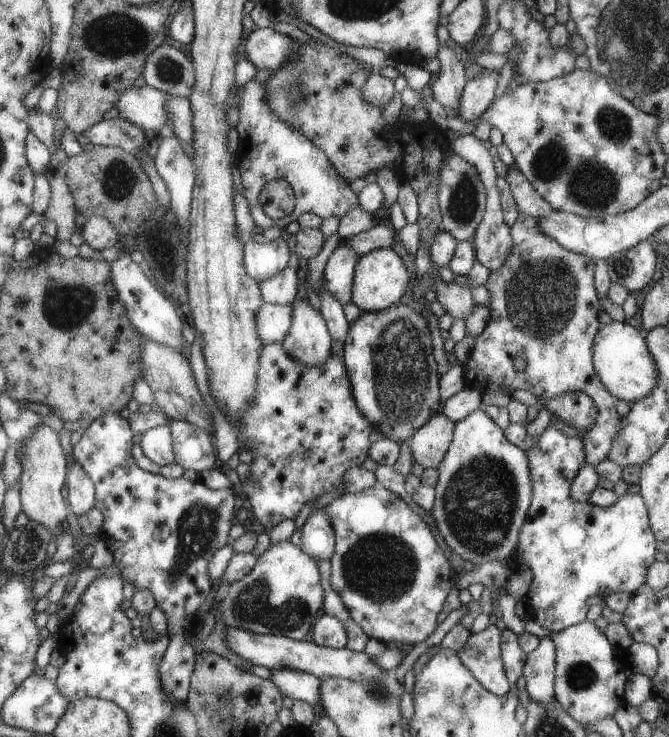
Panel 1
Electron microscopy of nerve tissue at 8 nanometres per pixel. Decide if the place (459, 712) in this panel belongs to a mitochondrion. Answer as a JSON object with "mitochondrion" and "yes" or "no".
{"mitochondrion":"no"}

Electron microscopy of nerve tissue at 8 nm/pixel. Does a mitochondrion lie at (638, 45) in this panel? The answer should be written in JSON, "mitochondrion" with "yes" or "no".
{"mitochondrion":"yes"}

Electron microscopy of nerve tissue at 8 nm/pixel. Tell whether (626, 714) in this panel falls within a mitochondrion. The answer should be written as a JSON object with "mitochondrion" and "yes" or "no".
{"mitochondrion":"no"}

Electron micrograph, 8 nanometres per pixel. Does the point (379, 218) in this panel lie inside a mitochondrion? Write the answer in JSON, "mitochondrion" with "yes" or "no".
{"mitochondrion":"no"}

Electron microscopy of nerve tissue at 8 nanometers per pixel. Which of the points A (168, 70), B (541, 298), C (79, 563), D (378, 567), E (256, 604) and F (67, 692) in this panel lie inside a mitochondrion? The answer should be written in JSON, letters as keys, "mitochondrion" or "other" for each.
{"A":"mitochondrion","B":"mitochondrion","C":"other","D":"mitochondrion","E":"mitochondrion","F":"other"}

